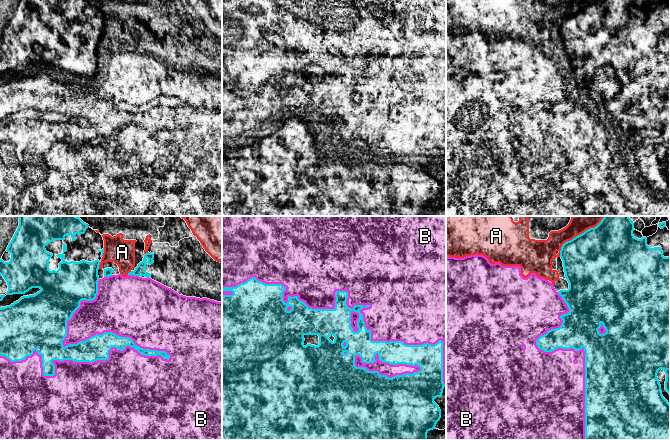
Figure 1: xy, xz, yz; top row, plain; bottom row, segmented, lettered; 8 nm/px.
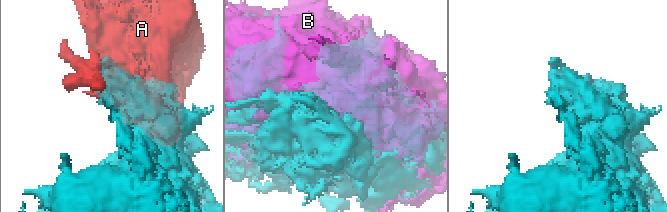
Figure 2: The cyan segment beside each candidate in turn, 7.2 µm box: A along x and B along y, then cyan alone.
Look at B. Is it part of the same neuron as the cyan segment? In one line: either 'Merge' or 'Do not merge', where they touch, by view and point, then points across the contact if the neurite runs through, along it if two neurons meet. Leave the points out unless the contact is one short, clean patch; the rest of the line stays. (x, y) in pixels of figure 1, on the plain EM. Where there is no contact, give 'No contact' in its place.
Merge. Touches cyan at xz (347, 73)

